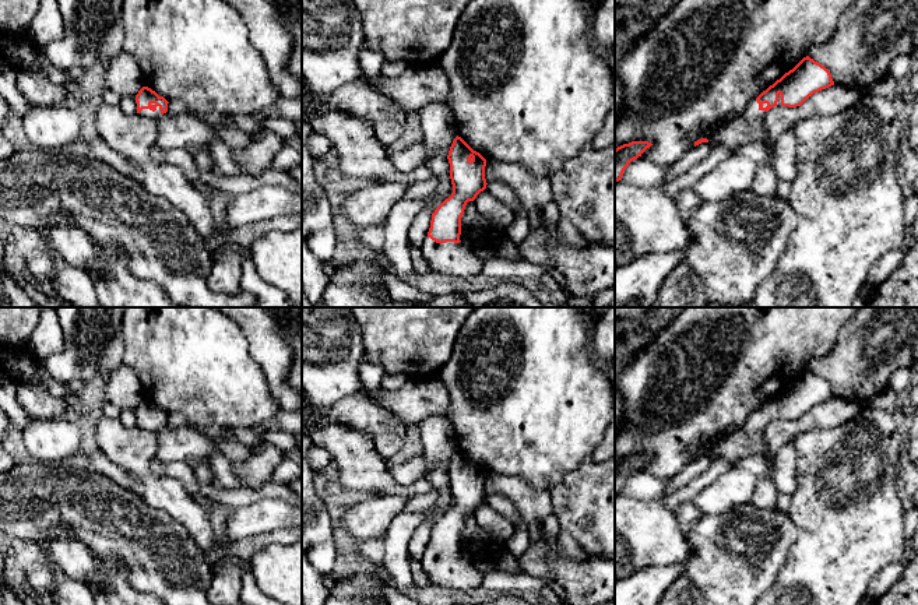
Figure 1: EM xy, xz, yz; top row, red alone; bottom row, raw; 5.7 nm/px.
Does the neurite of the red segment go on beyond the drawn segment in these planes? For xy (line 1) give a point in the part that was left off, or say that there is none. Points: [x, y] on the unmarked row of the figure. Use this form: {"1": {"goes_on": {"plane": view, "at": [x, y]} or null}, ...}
{"1": {"goes_on": {"plane": "xy", "at": [146, 425]}}}

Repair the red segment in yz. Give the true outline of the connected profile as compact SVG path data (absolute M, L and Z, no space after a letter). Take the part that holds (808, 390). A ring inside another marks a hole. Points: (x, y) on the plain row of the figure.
M809 369L750 414L742 430L762 432L774 419L801 419L813 407L834 398L830 384Z

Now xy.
M143 400L136 408L137 426L144 430L158 430L168 425L168 414L148 400Z

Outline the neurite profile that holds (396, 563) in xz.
M453 499L446 509L433 506L422 511L398 513L384 532L384 557L381 560L386 584L402 591L411 588L415 581L409 569L408 542L414 532L422 527L432 516L440 518L453 506Z

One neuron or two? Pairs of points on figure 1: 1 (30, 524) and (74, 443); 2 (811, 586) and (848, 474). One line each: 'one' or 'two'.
1: two
2: one

